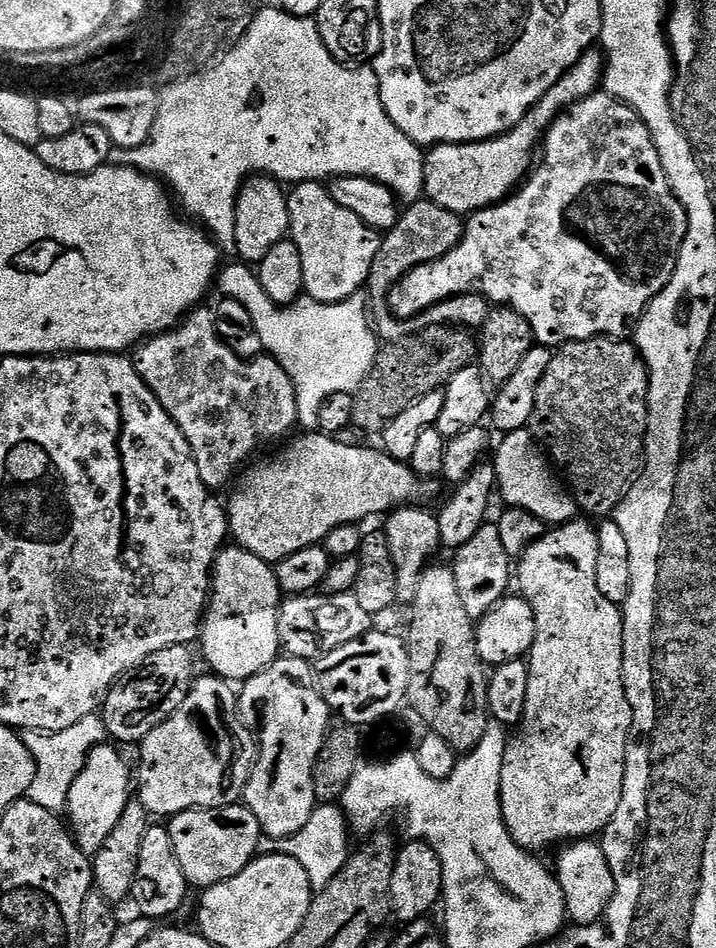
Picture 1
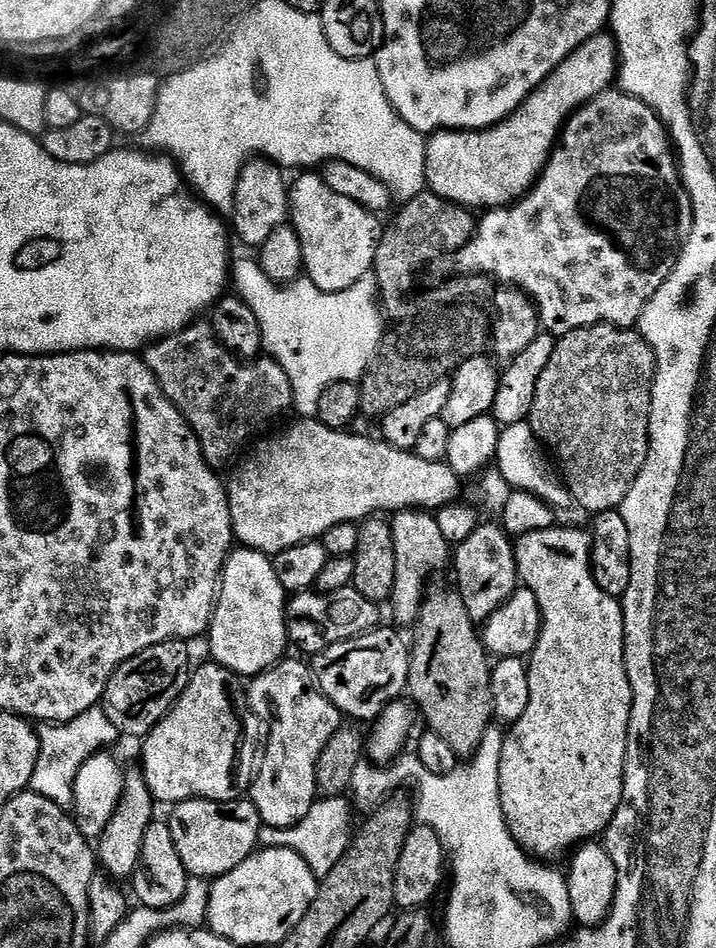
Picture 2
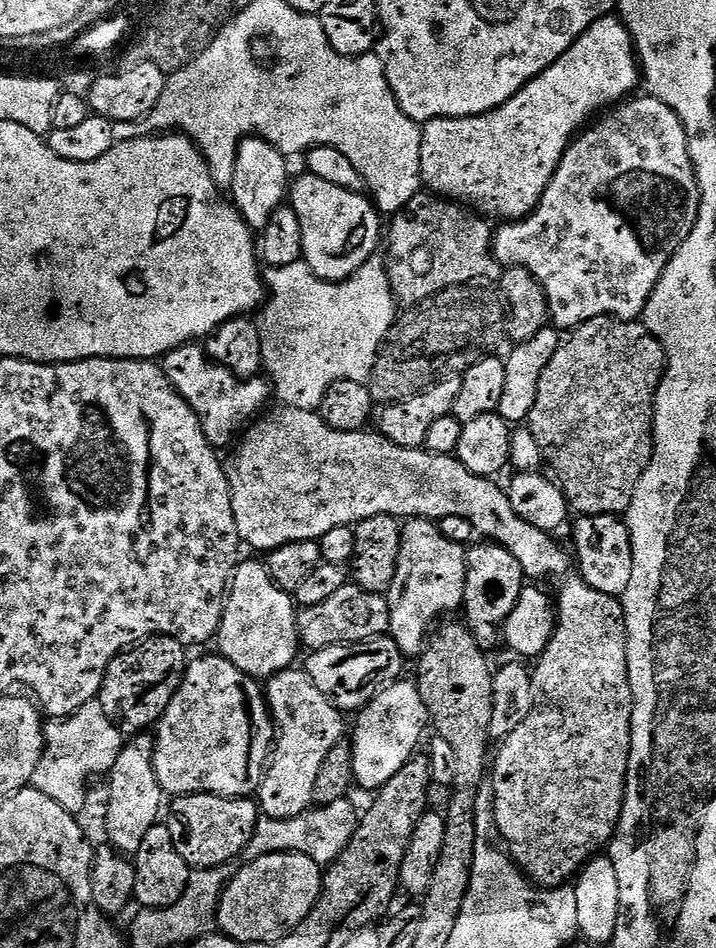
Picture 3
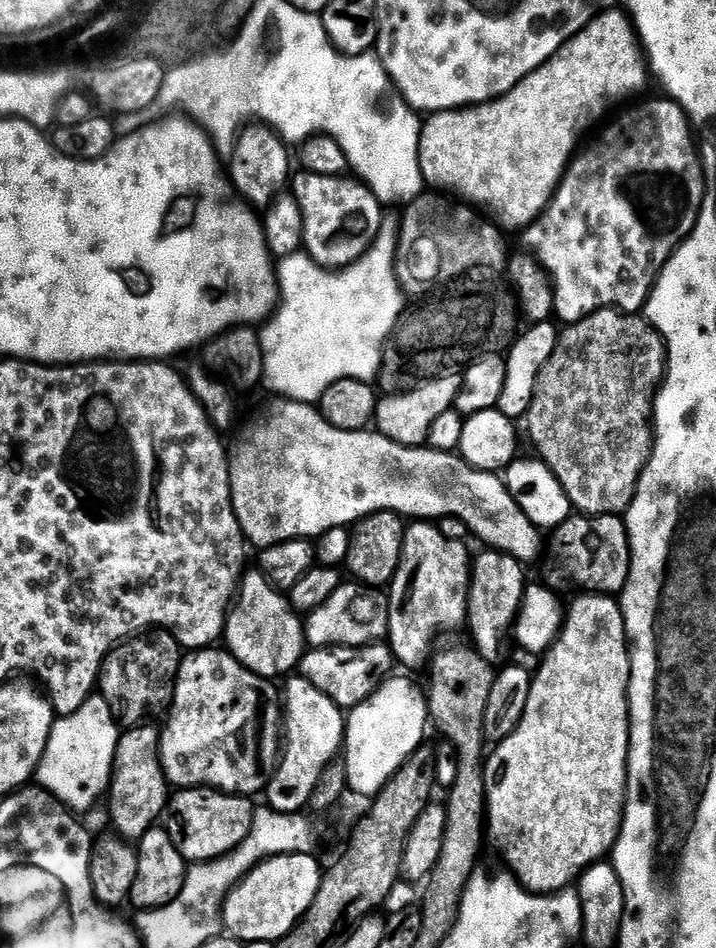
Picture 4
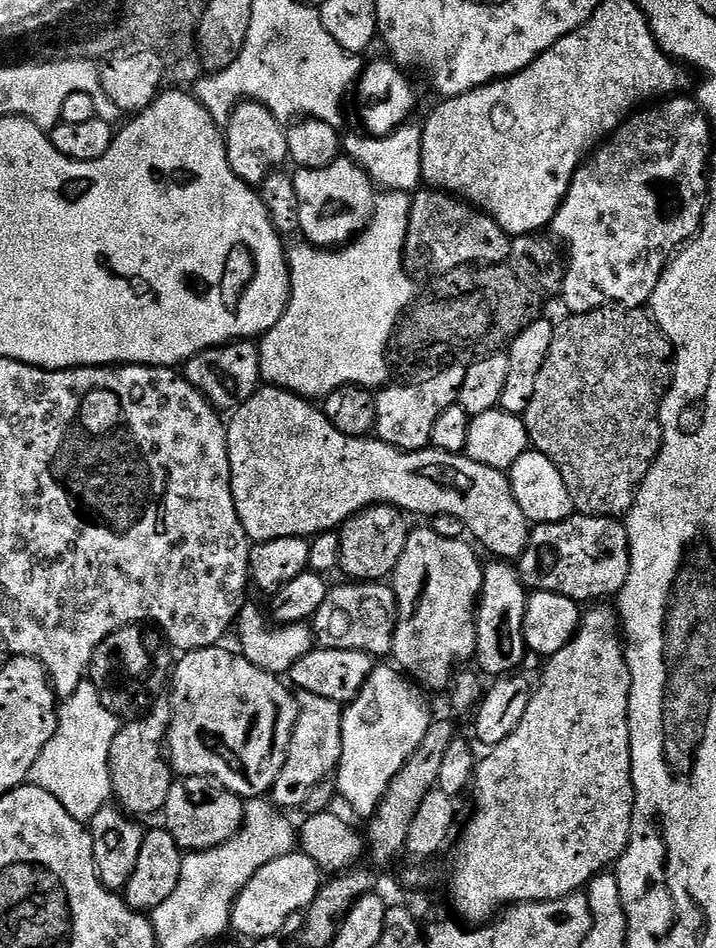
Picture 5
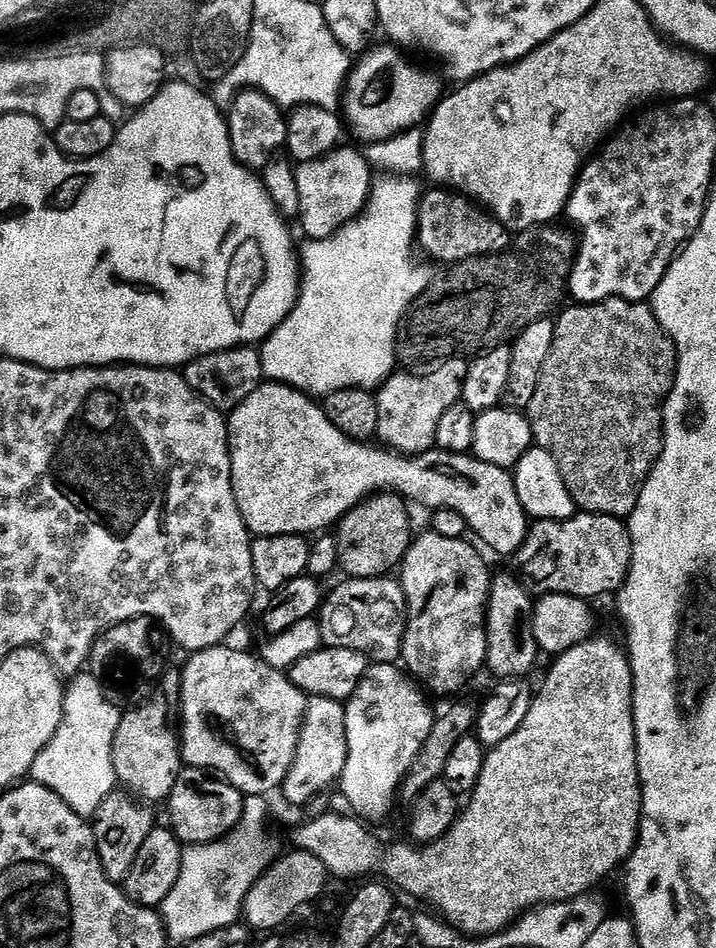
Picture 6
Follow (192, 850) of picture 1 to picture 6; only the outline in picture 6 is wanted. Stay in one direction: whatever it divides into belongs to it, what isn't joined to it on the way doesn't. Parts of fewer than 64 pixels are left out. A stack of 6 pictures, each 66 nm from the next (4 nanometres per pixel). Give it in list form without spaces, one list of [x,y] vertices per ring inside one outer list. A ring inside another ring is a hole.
[[[185,767],[166,801],[168,816],[172,819],[172,833],[184,846],[211,844],[213,840],[221,840],[244,817],[245,799],[244,793],[227,780],[217,778],[202,768]]]

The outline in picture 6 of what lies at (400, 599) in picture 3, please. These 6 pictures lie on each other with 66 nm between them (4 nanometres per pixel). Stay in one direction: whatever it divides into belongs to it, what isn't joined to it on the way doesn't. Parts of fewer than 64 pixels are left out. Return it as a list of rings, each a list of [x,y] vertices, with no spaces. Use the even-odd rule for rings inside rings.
[[[431,530],[425,532],[425,536],[413,539],[398,569],[408,607],[408,629],[400,655],[408,676],[419,681],[429,693],[452,696],[479,668],[485,667],[484,618],[493,573],[488,572],[485,553],[475,543],[442,538],[442,534]]]

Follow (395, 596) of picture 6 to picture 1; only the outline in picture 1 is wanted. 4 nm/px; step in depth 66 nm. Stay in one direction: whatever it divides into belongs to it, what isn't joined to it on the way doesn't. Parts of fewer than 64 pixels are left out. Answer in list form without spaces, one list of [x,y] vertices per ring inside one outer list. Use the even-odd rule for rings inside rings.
[[[352,592],[333,596],[323,594],[288,596],[281,603],[278,618],[280,646],[289,656],[315,662],[330,650],[367,634],[373,627],[372,620],[373,617],[366,610],[362,610],[362,605]]]

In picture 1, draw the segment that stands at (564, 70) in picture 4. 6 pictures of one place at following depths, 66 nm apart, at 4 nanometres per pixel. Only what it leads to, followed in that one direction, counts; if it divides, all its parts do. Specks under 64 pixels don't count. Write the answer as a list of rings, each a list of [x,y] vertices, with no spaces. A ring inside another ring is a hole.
[[[589,50],[558,83],[550,86],[548,93],[524,115],[522,122],[515,124],[504,135],[489,140],[475,140],[469,144],[437,144],[429,147],[424,157],[424,196],[438,206],[456,212],[461,218],[507,200],[529,175],[533,167],[532,155],[535,152],[537,155],[557,116],[597,91],[605,71],[605,57],[599,51]]]

